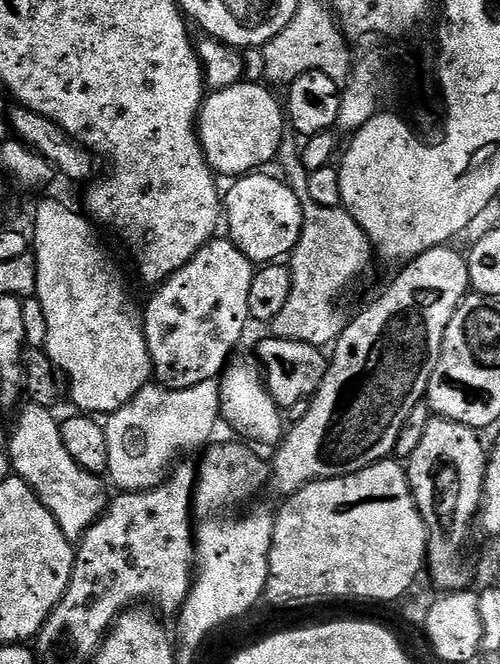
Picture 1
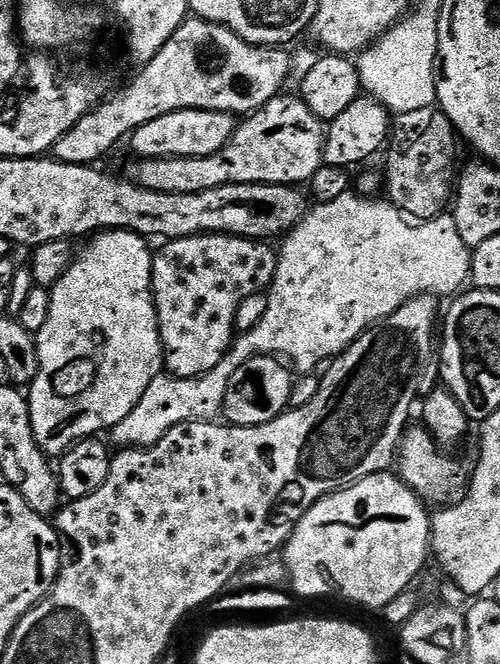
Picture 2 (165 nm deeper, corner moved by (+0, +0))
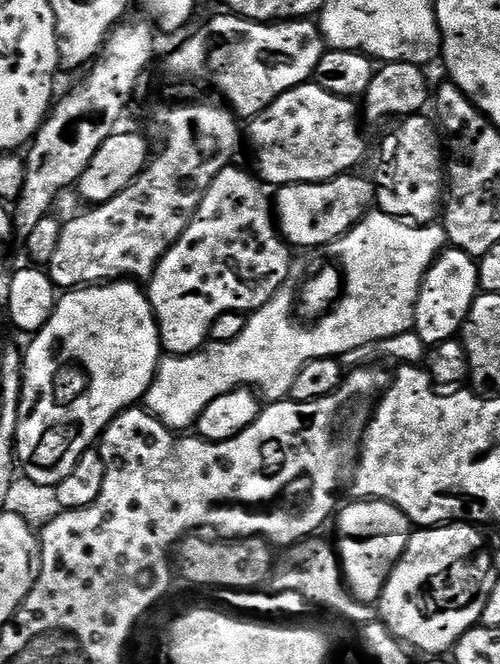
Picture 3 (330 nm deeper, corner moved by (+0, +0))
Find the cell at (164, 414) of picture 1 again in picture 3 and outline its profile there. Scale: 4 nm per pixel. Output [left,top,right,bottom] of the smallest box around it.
[143,210,448,430]

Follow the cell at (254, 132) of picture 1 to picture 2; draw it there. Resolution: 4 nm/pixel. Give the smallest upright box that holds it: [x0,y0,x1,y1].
[130,108,237,159]

